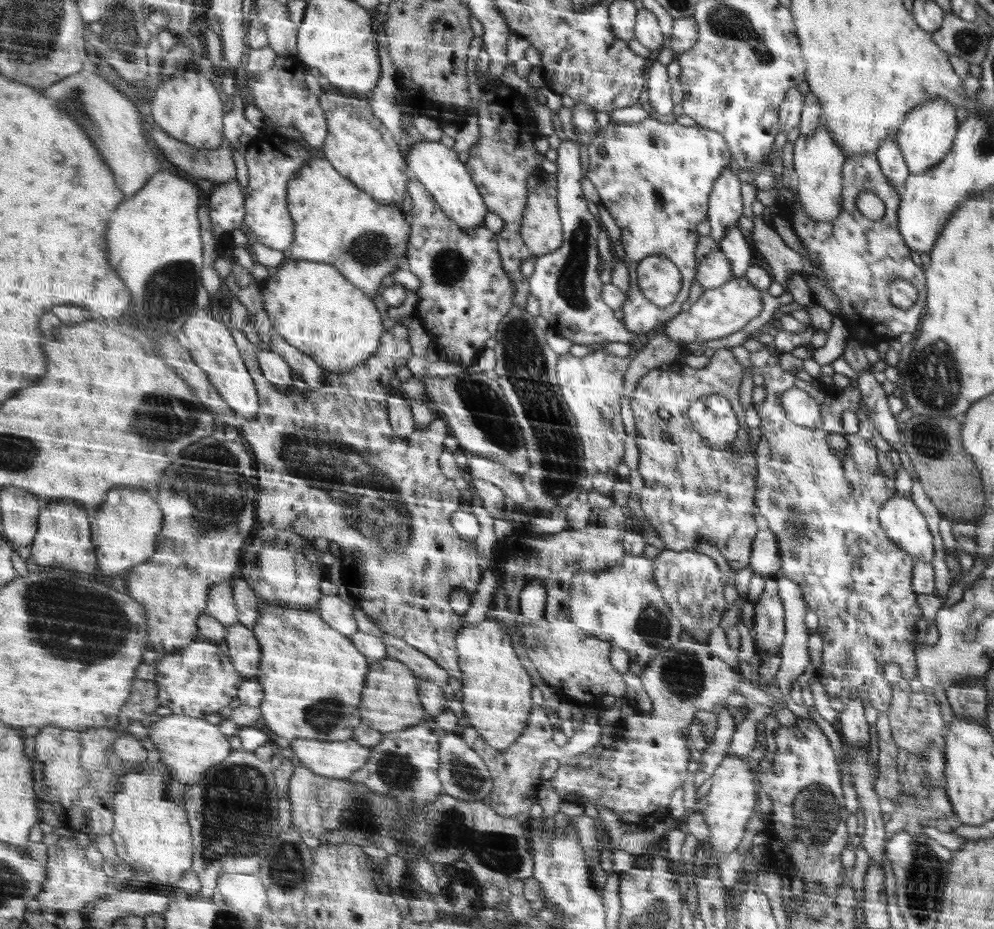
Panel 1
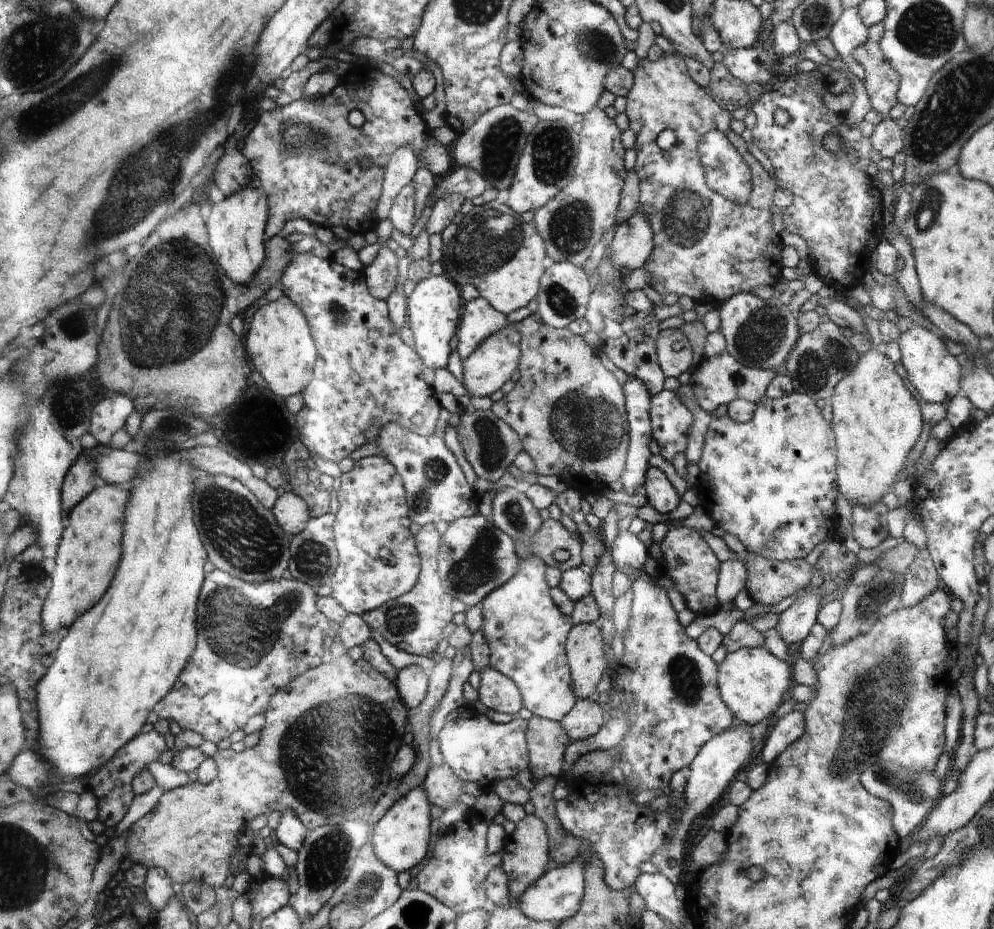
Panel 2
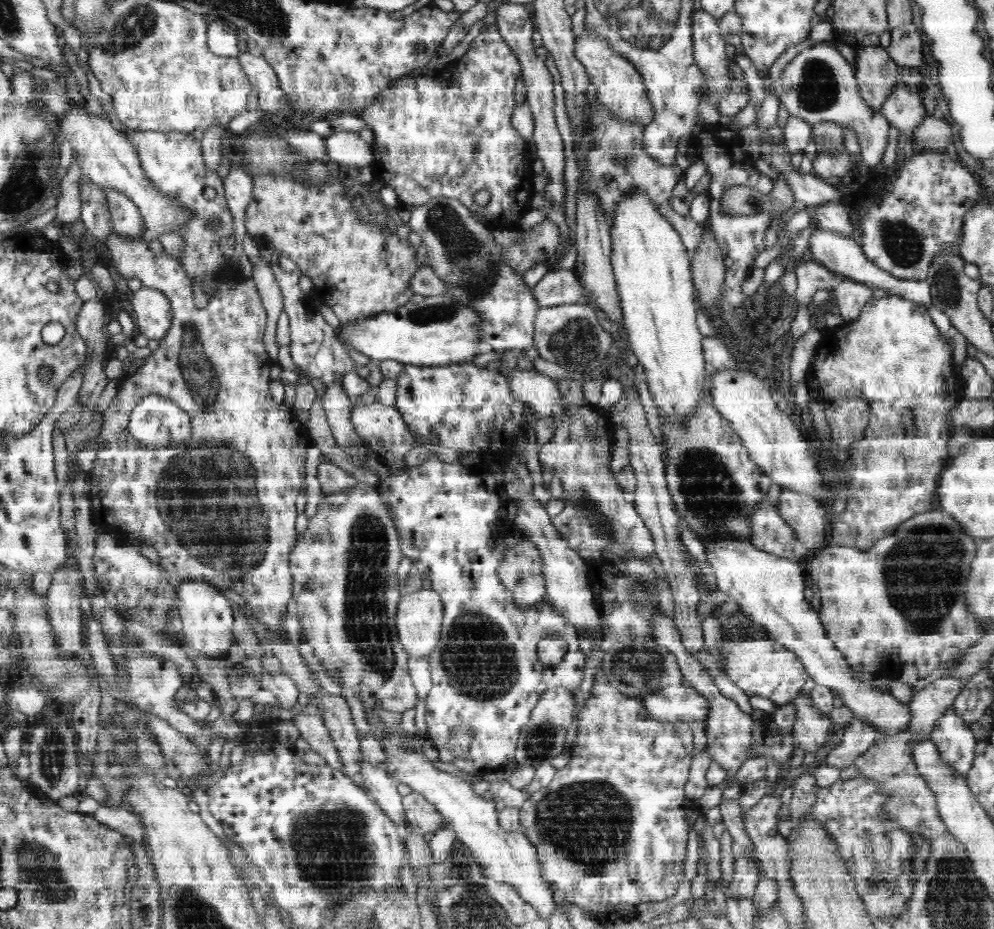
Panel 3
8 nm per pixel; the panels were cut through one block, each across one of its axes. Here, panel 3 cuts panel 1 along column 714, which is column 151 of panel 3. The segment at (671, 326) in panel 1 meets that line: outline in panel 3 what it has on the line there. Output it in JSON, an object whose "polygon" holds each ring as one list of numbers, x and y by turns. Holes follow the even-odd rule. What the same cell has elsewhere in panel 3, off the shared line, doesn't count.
{"polygon":[[140,288,138,292,128,294,128,308,134,316,138,330,148,340,162,340,174,320,172,302,154,288]]}

